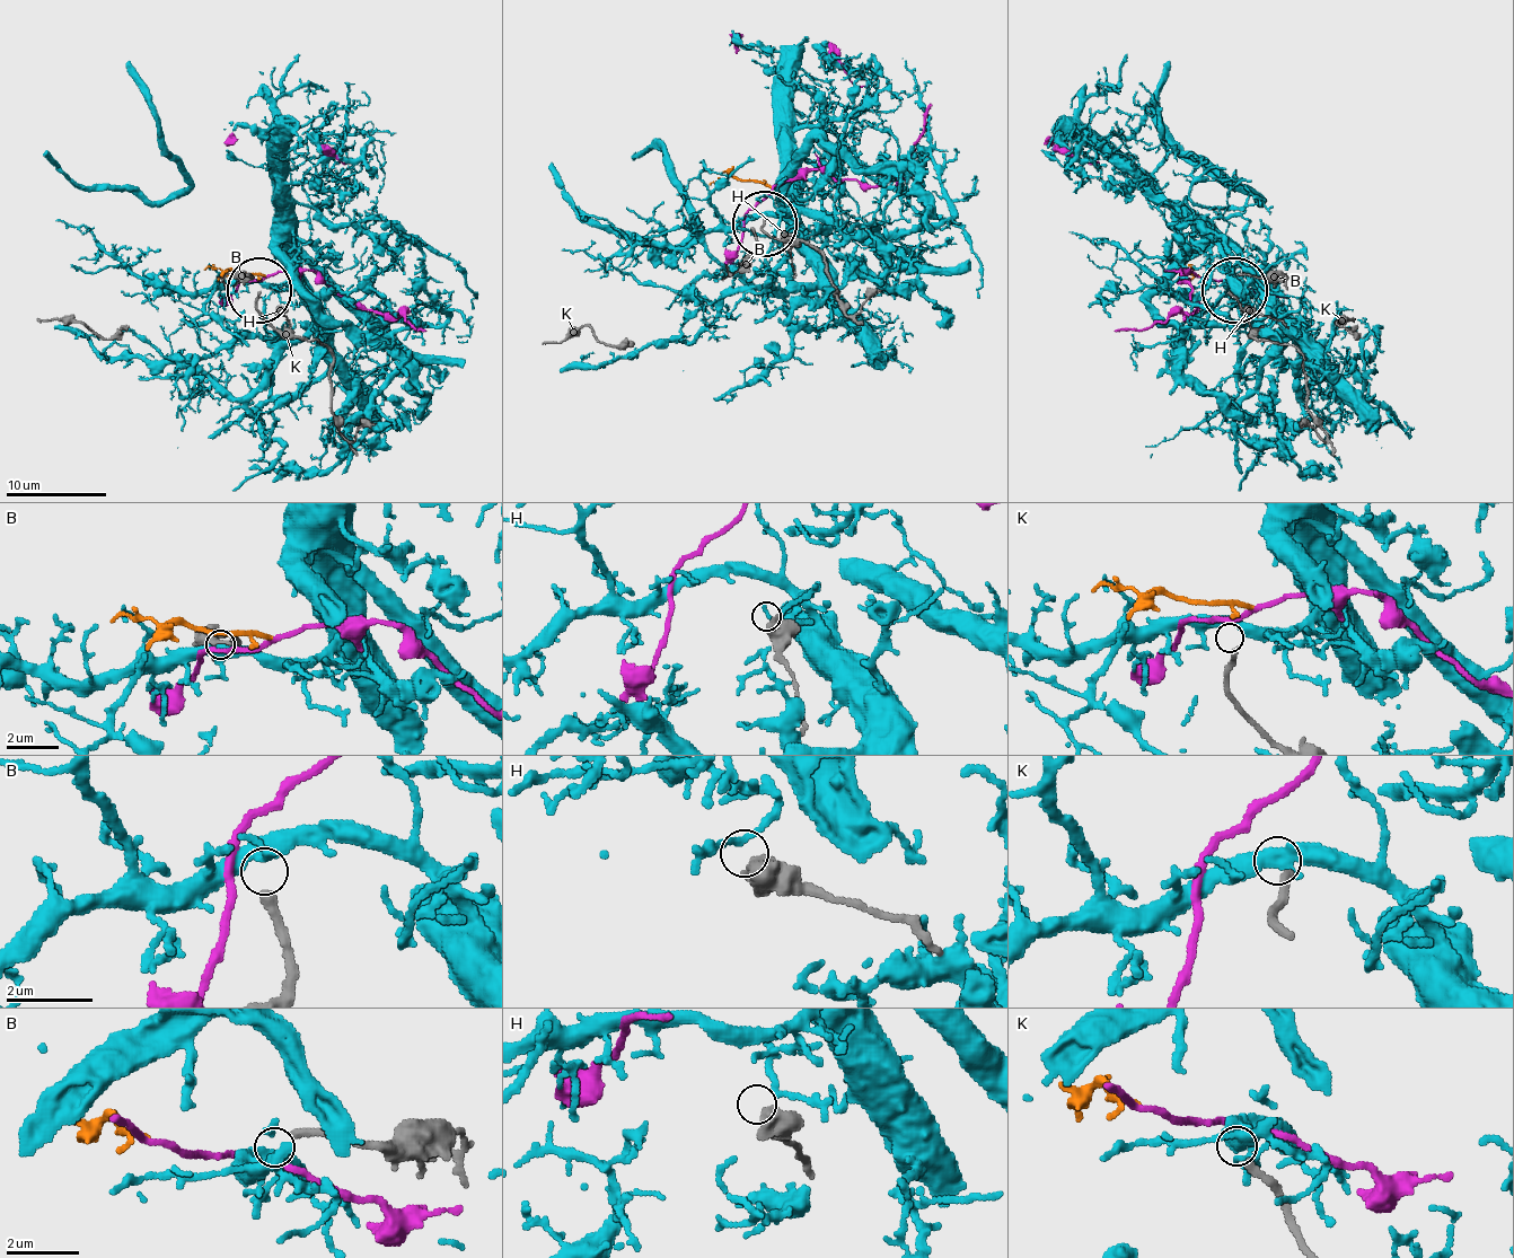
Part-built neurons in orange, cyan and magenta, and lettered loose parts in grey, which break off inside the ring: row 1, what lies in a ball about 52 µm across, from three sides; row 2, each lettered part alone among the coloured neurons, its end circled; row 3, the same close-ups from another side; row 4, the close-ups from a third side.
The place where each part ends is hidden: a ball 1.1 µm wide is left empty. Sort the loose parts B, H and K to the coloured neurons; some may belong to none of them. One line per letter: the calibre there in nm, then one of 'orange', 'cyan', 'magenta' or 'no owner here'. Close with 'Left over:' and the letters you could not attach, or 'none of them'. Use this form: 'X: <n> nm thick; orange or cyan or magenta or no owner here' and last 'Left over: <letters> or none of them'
B: 220 nm thick; cyan
H: 700 nm thick; no owner here
K: 220 nm thick; no owner here
Left over: H, K

